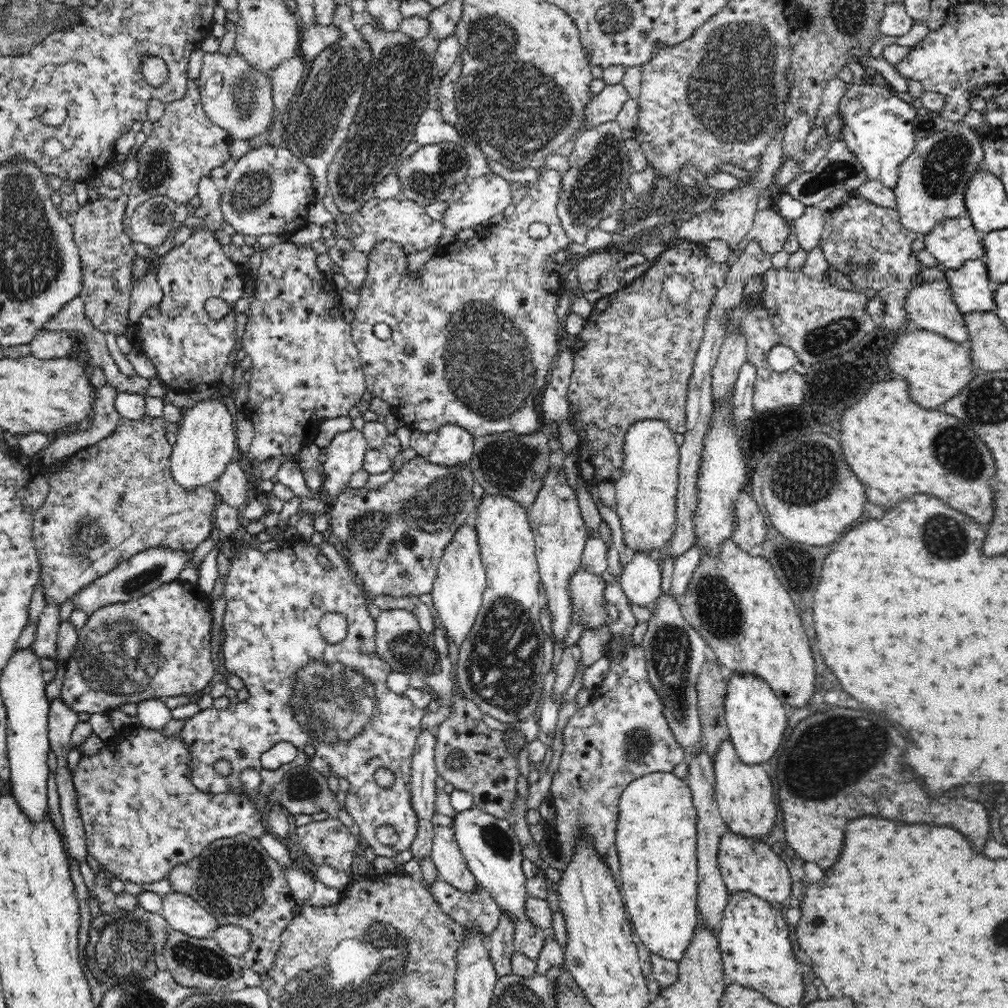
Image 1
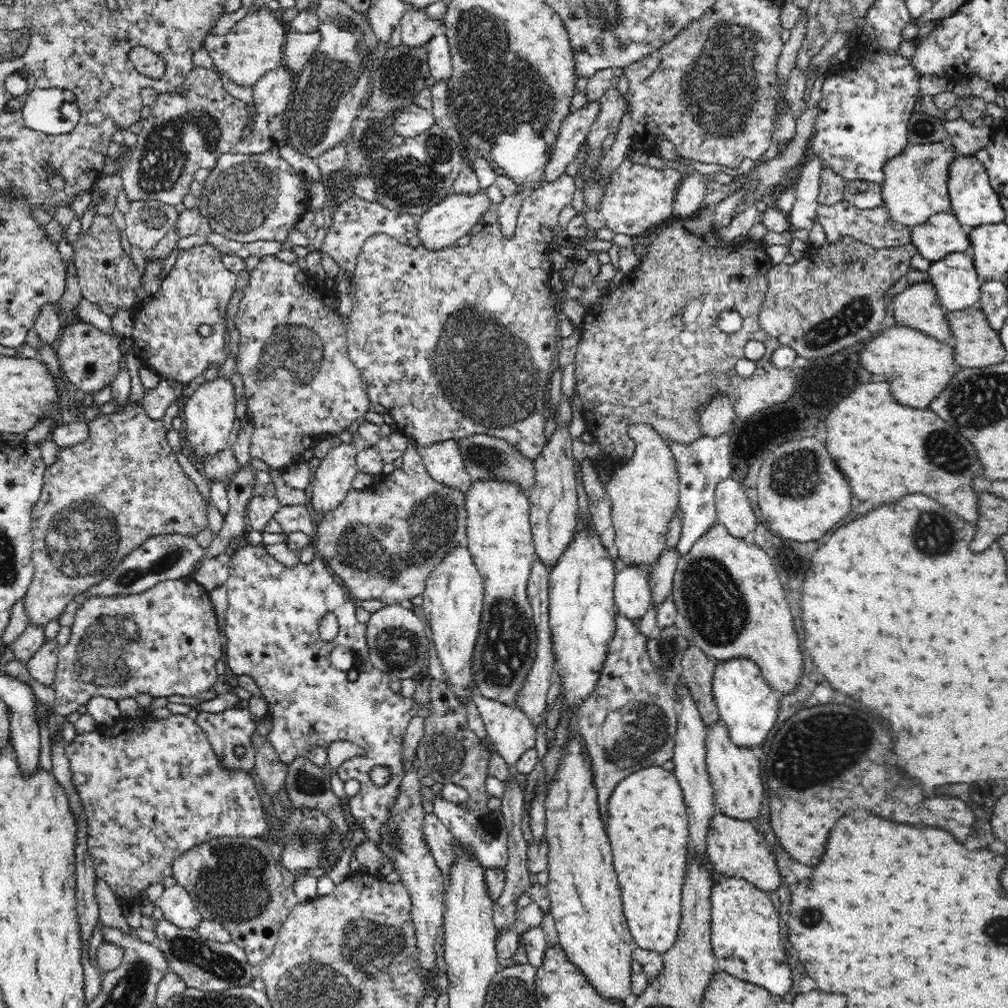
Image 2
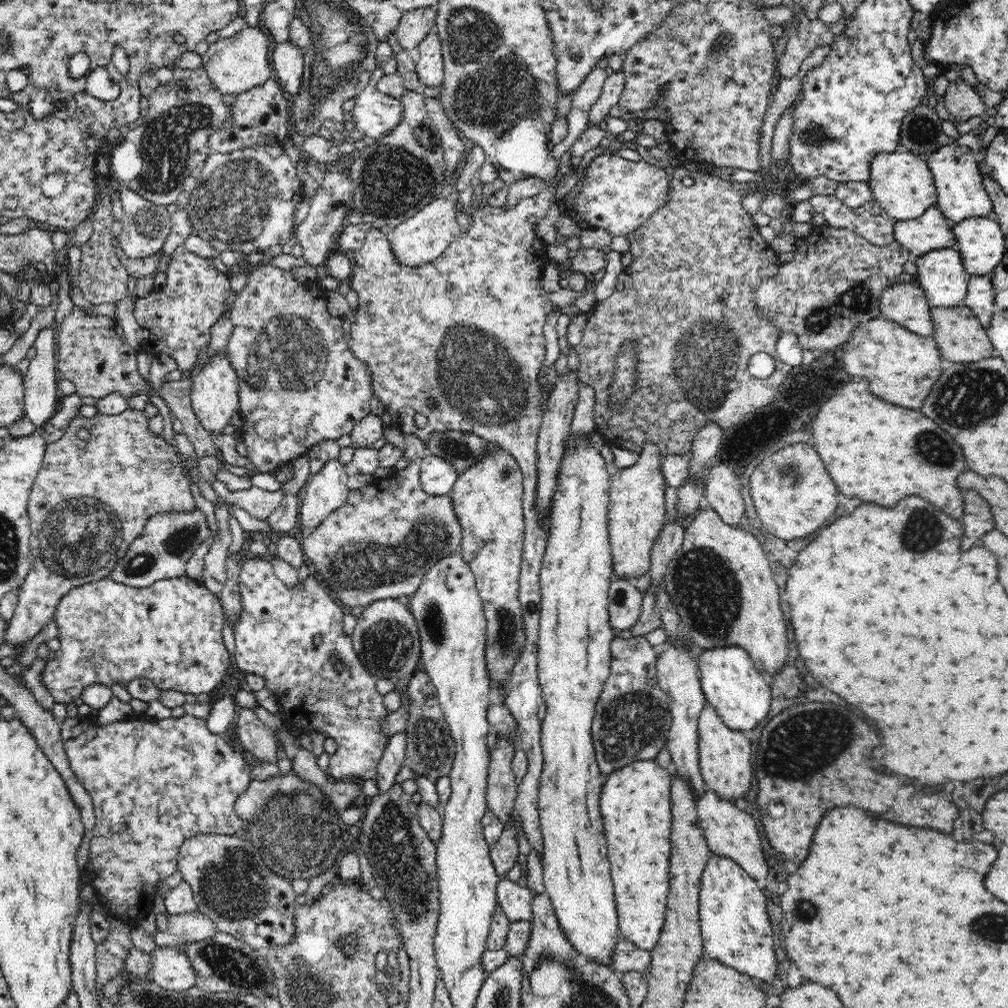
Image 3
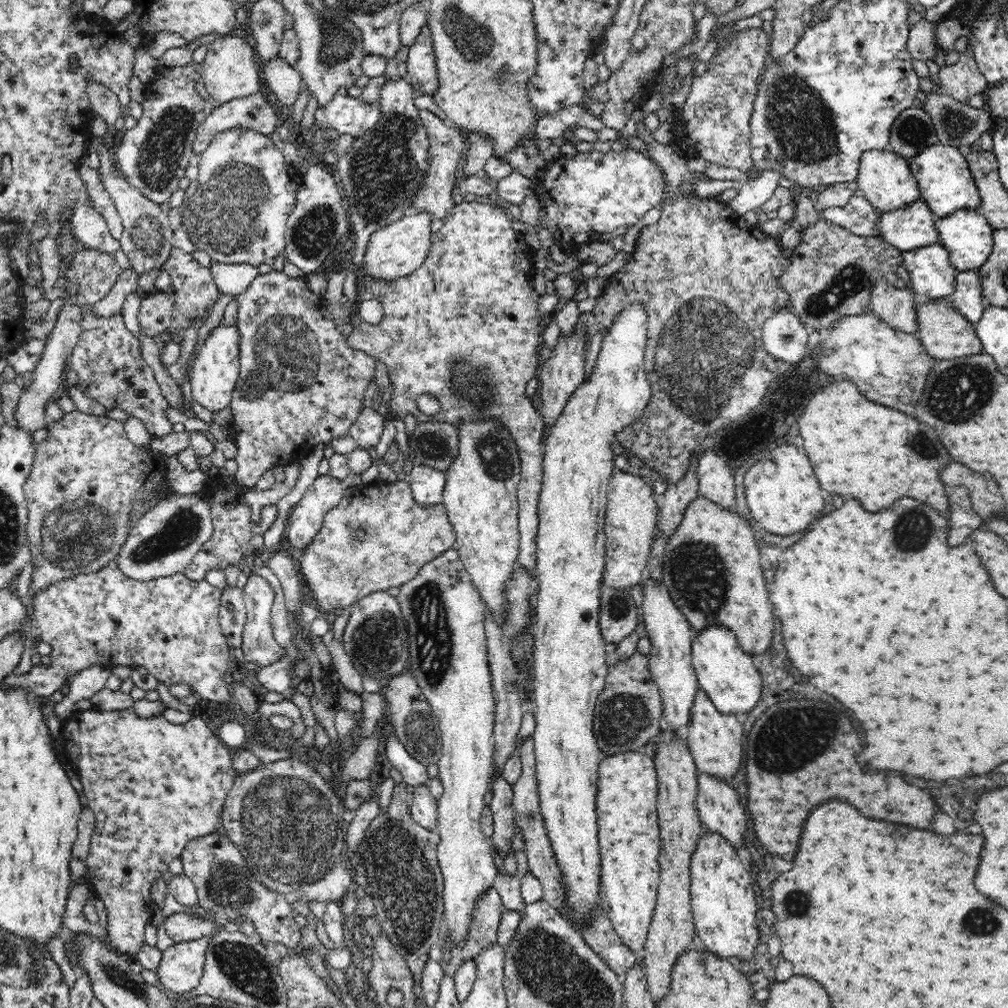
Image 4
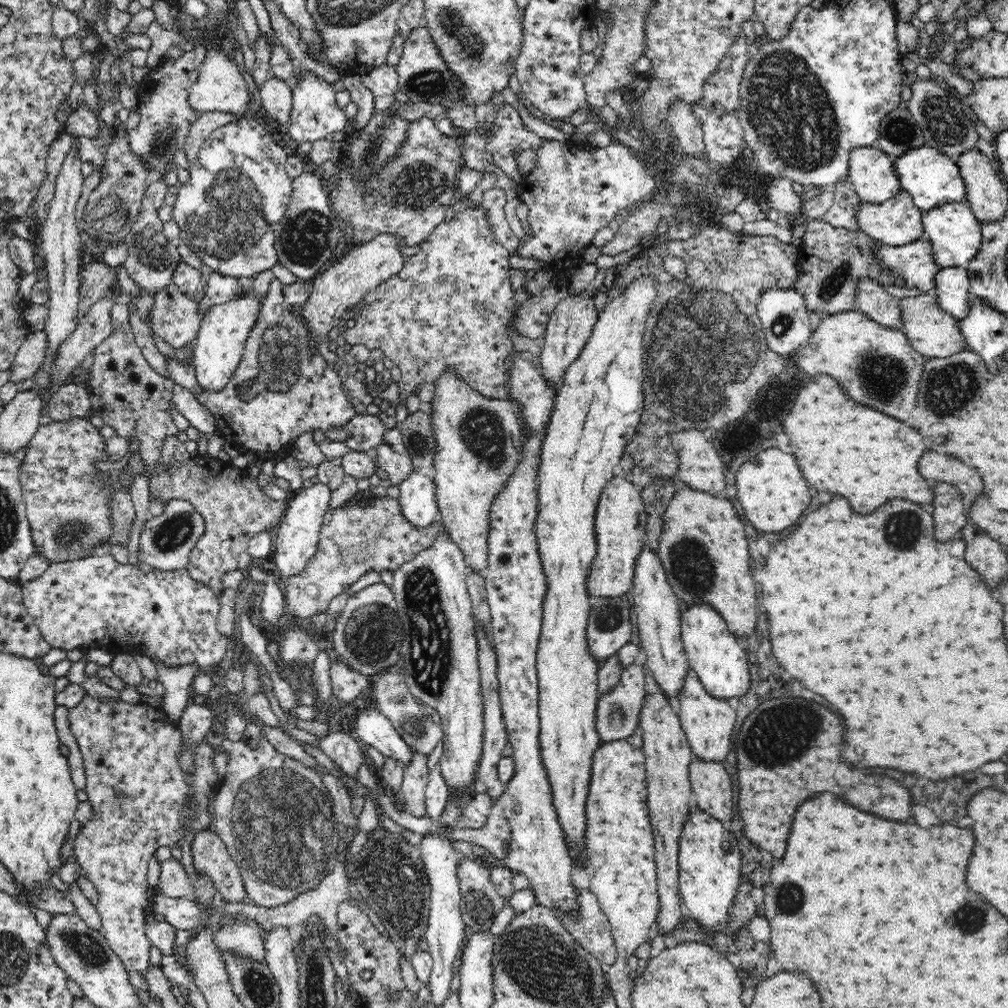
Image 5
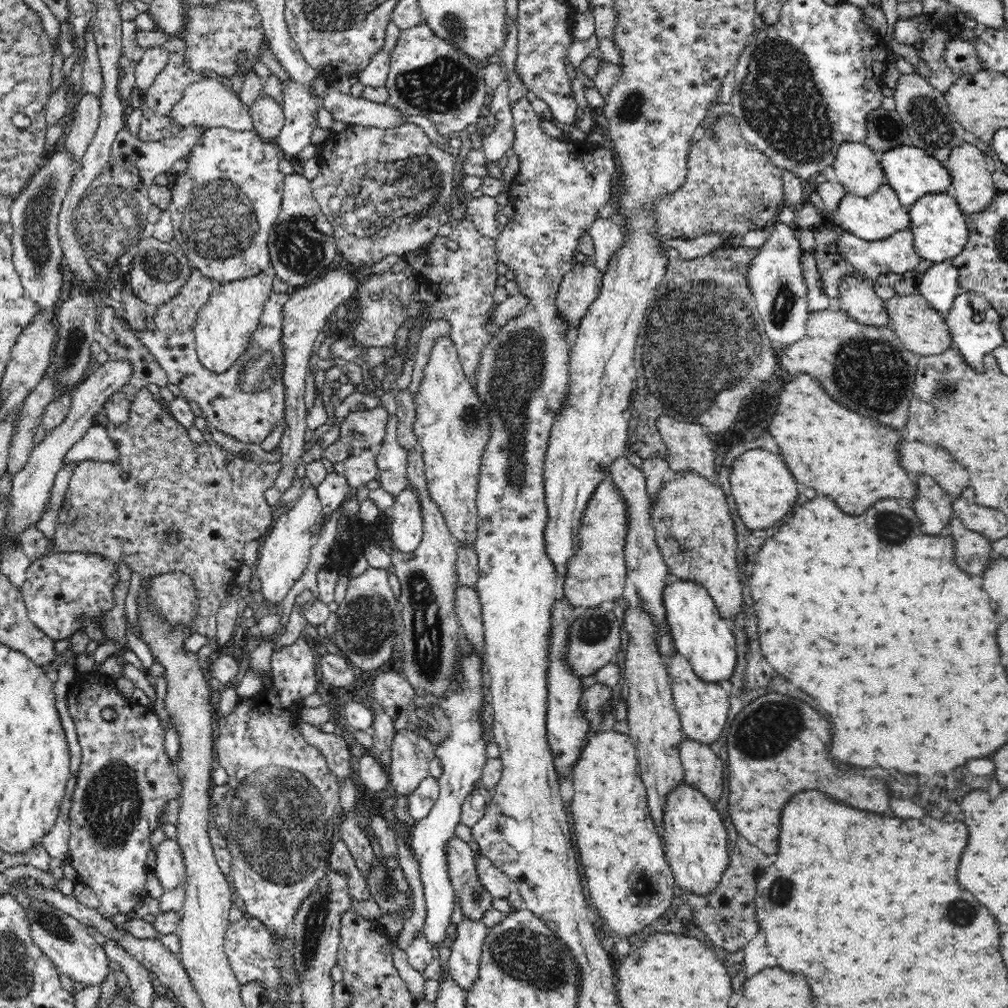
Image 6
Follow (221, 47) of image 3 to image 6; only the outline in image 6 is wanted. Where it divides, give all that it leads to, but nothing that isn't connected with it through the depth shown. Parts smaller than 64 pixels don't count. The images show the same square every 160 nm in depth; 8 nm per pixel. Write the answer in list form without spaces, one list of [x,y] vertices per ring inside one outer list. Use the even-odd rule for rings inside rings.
[[[206,78],[190,84],[184,89],[182,98],[172,106],[172,124],[179,124],[180,128],[190,125],[198,125],[206,129],[212,127],[226,127],[230,130],[247,131],[252,130],[252,119],[246,105],[240,103],[240,97],[222,84],[222,80]]]

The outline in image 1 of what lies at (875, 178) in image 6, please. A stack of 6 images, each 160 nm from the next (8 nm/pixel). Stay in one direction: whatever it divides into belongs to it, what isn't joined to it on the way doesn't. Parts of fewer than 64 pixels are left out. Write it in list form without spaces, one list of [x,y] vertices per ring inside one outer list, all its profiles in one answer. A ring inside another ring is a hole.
[[[947,121],[947,127],[944,130],[928,138],[916,139],[912,154],[909,154],[908,158],[905,158],[904,162],[898,166],[898,179],[896,186],[893,187],[900,224],[922,236],[928,234],[944,218],[968,217],[964,204],[964,188],[968,186],[968,180],[972,178],[972,174],[979,167],[983,167],[983,143],[984,141],[980,140],[980,137],[966,123],[950,121]]]

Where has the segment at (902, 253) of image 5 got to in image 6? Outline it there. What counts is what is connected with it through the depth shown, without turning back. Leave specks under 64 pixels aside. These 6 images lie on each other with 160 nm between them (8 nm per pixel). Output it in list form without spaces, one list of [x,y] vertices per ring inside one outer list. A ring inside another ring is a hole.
[[[910,228],[898,230],[896,234],[889,235],[888,238],[877,240],[864,240],[848,231],[840,232],[836,238],[836,252],[840,253],[840,257],[844,257],[844,261],[848,261],[848,264],[852,265],[853,275],[872,279],[873,283],[881,274],[896,273],[896,275],[903,276],[906,272],[916,271],[920,264],[920,256],[913,248]]]

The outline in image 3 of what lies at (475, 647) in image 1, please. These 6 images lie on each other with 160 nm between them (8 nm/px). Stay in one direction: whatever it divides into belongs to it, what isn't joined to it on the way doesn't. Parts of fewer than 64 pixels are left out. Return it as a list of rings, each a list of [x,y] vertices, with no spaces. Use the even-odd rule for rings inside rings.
[[[487,442],[484,454],[468,470],[458,472],[450,498],[452,508],[463,532],[460,553],[474,573],[476,588],[483,602],[487,620],[485,658],[493,691],[498,686],[507,688],[512,666],[524,648],[524,619],[519,601],[519,574],[524,540],[524,511],[522,511],[523,474],[517,460],[501,446]]]

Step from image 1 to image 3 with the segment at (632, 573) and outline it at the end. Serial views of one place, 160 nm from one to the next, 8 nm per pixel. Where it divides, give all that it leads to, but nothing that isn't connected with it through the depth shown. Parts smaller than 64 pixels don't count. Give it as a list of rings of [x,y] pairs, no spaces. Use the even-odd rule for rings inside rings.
[[[614,578],[608,588],[608,620],[614,632],[631,629],[640,616],[642,604],[642,592],[634,581]]]

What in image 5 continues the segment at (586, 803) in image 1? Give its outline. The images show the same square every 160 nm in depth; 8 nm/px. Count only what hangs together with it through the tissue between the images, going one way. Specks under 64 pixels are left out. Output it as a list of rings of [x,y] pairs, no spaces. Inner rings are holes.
[[[629,664],[623,671],[616,686],[598,698],[595,725],[602,743],[630,738],[640,724],[640,706],[644,704],[644,670],[642,666]]]

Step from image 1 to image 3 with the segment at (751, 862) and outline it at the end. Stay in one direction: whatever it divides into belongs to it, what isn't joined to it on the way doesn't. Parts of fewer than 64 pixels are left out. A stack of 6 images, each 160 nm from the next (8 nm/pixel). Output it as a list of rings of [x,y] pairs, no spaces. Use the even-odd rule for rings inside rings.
[[[708,789],[696,800],[697,820],[704,834],[711,854],[718,854],[731,858],[739,863],[754,880],[762,880],[768,874],[768,864],[760,843],[760,832],[756,829],[756,822],[750,814],[736,807],[732,800],[720,799],[716,792]]]

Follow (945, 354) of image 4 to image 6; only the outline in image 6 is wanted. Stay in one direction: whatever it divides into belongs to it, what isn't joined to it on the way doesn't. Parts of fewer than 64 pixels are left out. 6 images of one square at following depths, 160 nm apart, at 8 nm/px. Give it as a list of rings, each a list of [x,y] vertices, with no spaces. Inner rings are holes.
[[[896,294],[894,297],[885,300],[885,308],[890,315],[887,326],[892,328],[896,337],[908,350],[924,356],[940,354],[941,351],[952,347],[952,336],[944,317],[938,311],[933,310],[920,294],[908,296]]]

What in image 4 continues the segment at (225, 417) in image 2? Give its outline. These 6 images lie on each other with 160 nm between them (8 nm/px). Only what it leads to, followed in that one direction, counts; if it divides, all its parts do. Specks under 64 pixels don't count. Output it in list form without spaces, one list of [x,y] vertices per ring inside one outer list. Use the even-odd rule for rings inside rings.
[[[220,324],[211,330],[208,338],[193,364],[191,370],[191,393],[192,400],[202,404],[211,413],[218,413],[220,410],[230,406],[232,392],[239,378],[239,358],[240,358],[240,334],[235,326],[225,326]]]

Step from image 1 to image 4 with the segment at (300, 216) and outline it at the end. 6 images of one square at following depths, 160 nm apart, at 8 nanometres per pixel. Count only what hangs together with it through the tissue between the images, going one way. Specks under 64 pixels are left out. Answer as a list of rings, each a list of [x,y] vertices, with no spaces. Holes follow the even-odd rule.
[[[232,127],[230,130],[218,132],[212,142],[208,144],[208,148],[201,154],[199,162],[199,177],[198,177],[198,194],[196,196],[186,195],[186,208],[192,210],[183,210],[183,226],[182,228],[188,233],[193,245],[196,245],[197,250],[204,250],[207,252],[212,261],[222,262],[224,264],[240,264],[248,263],[252,266],[258,267],[260,264],[270,263],[276,256],[284,252],[284,240],[286,222],[289,214],[296,206],[296,190],[302,184],[302,175],[294,167],[290,166],[288,162],[284,161],[284,154],[274,145],[269,136],[260,134],[258,130],[248,130],[247,128]]]

